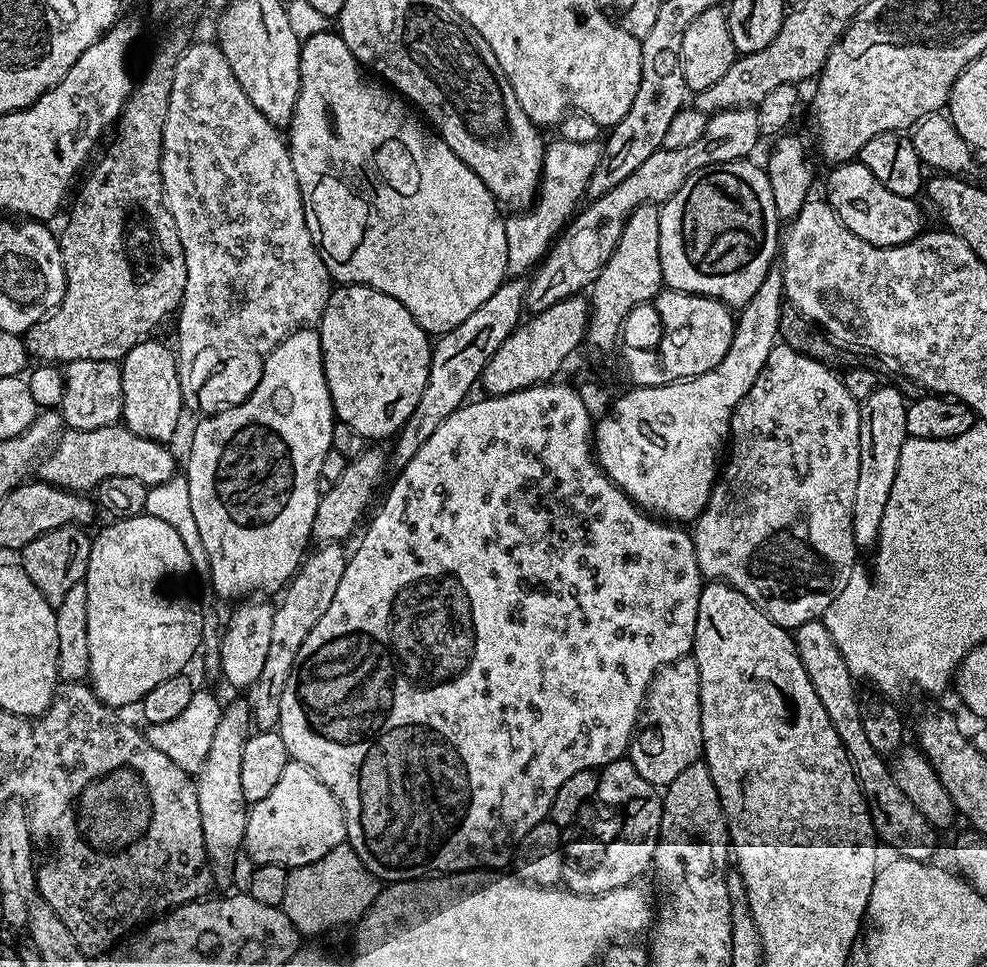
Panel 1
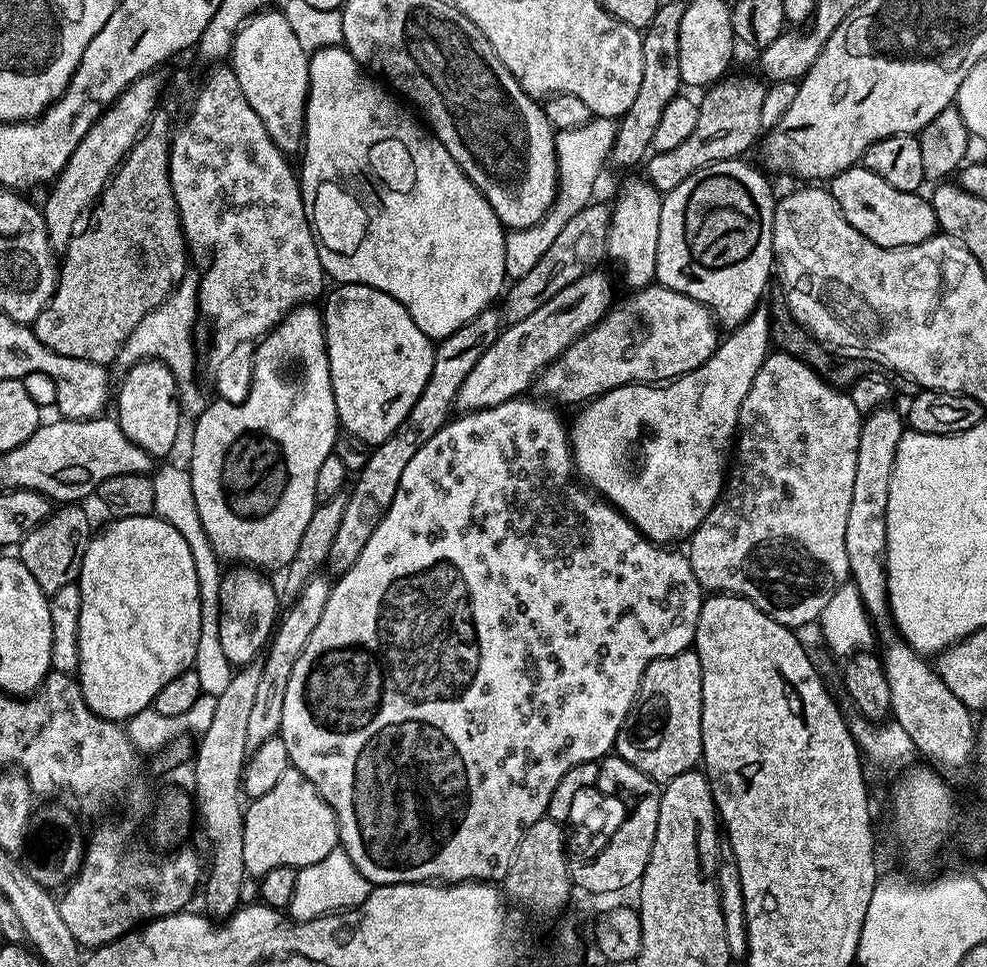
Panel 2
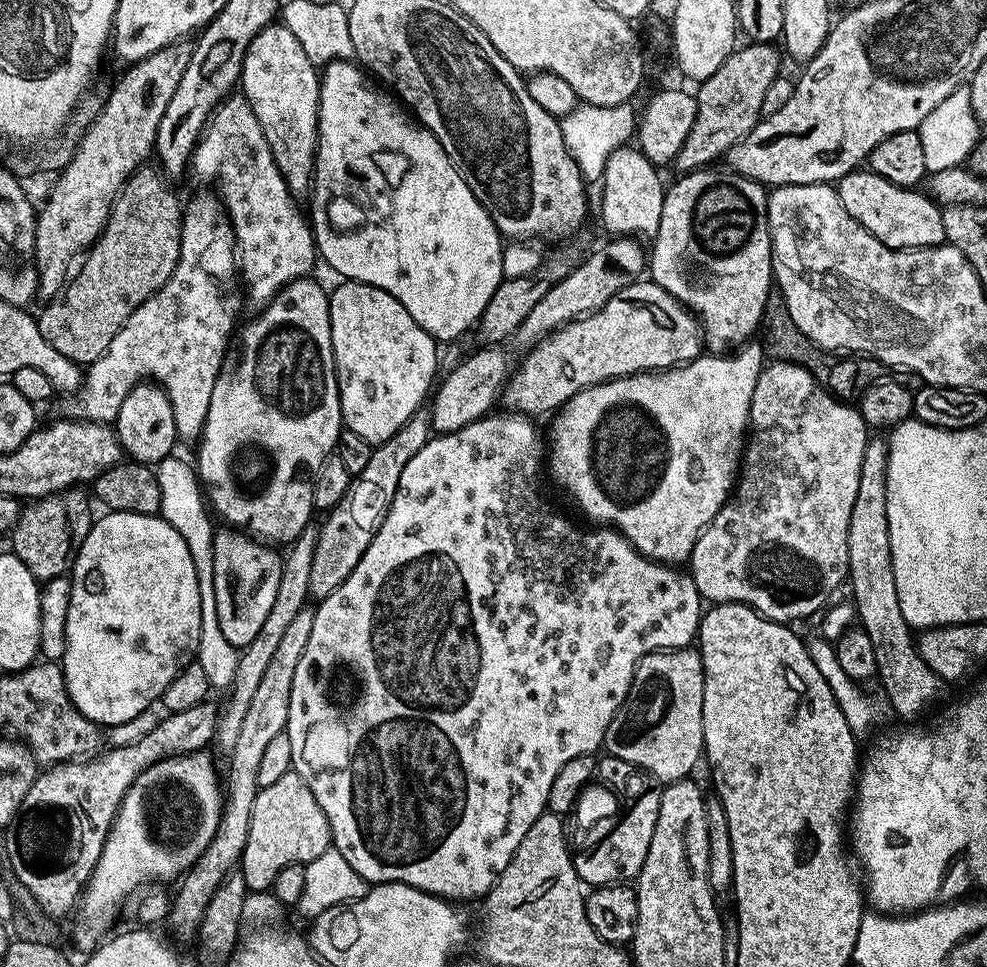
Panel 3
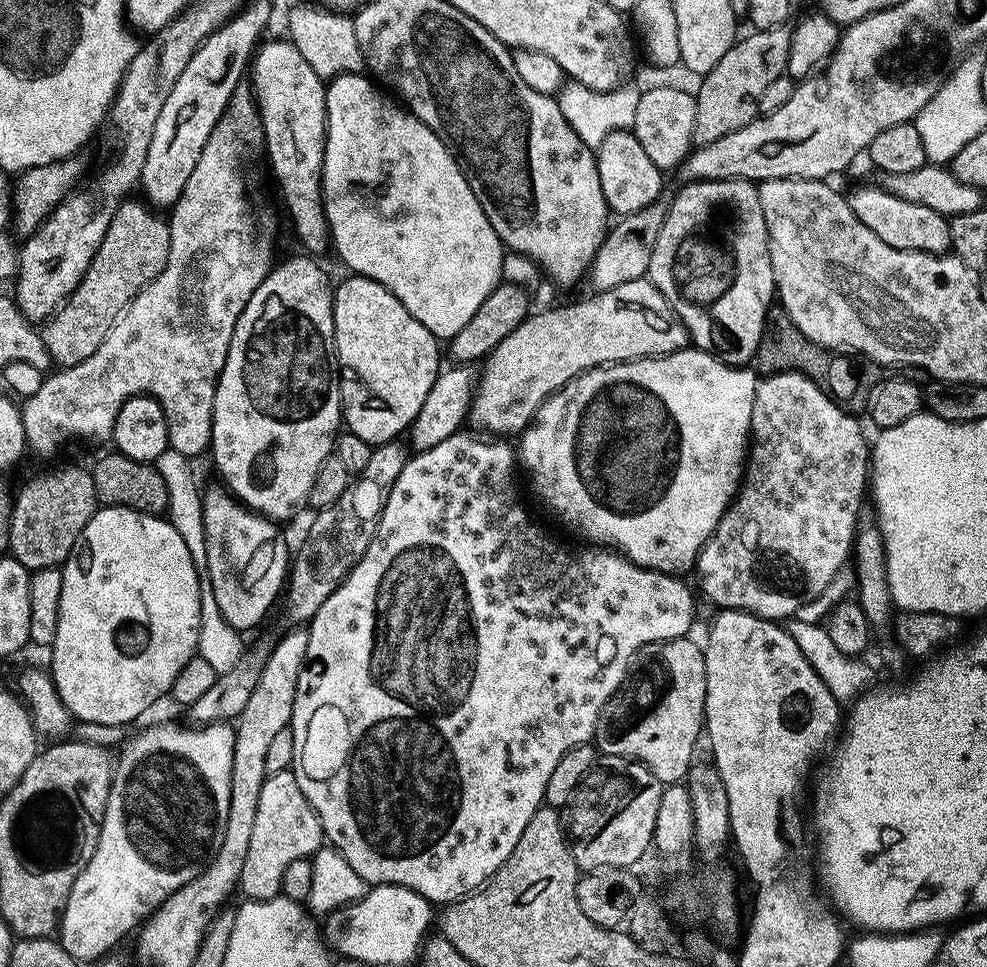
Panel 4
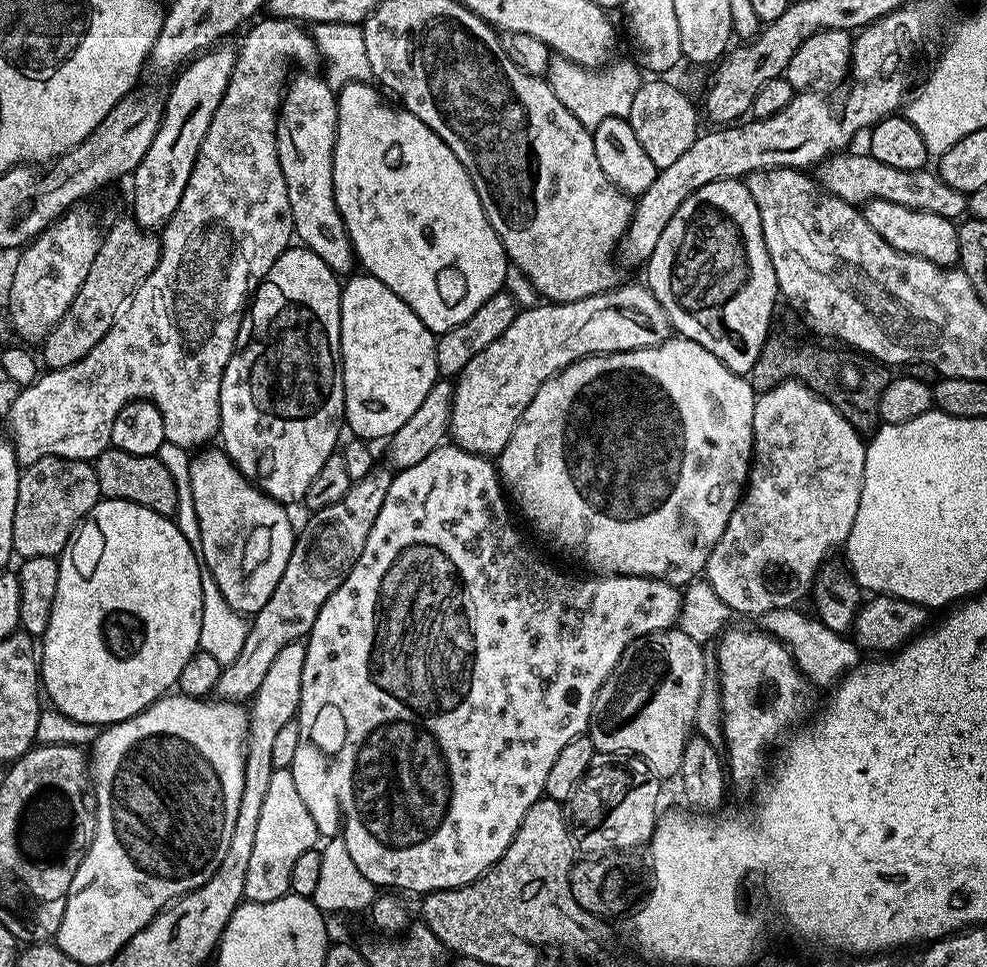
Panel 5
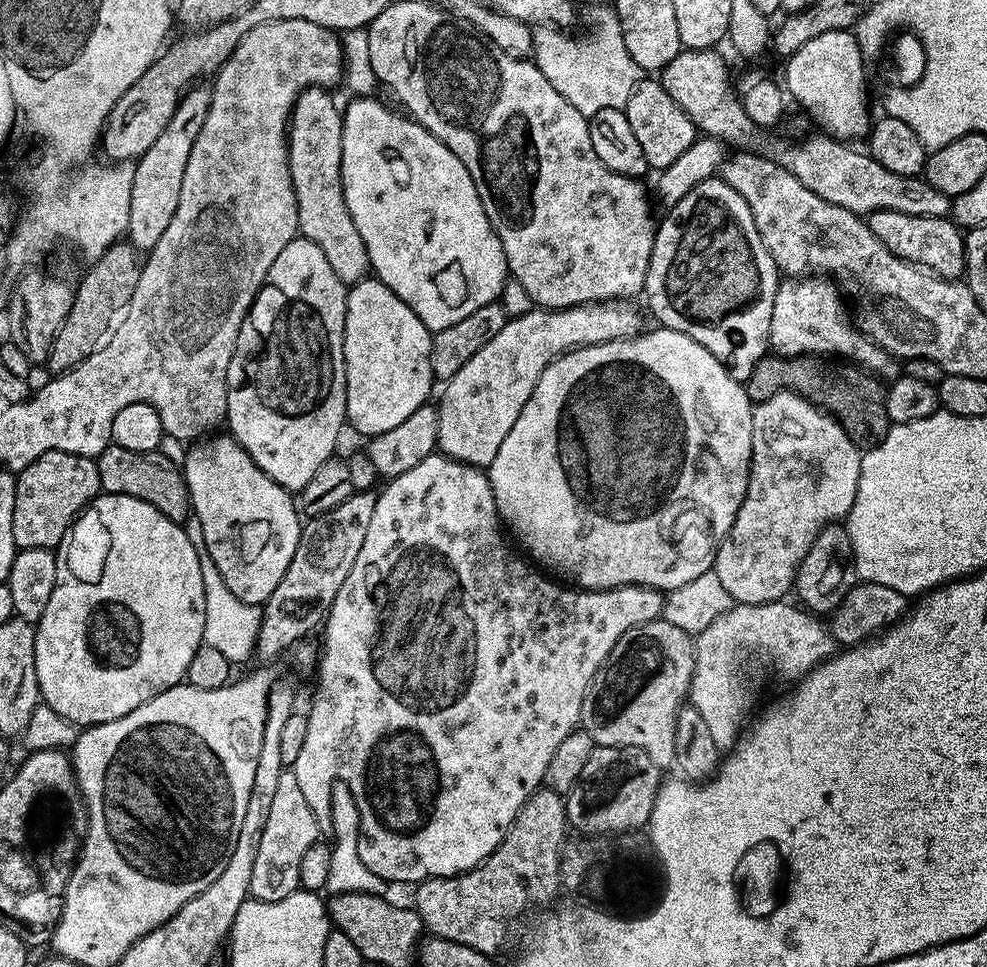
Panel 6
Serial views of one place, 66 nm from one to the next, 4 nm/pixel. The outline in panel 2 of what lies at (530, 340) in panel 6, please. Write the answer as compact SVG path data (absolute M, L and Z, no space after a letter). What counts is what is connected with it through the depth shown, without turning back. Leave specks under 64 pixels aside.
M659 282L633 291L631 295L621 308L613 307L555 362L545 366L538 377L541 397L549 396L544 398L557 400L552 401L557 405L580 406L618 386L657 385L674 380L702 366L715 354L722 336L712 313L703 304Z

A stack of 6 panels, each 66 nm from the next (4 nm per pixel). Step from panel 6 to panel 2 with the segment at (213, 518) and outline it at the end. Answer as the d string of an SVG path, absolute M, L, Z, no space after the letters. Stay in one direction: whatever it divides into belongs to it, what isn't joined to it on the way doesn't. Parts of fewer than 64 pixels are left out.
M232 566L232 568L223 573L220 577L220 625L218 626L218 639L222 642L222 650L226 653L226 658L233 666L243 666L246 664L253 663L267 649L269 641L271 640L274 629L278 623L278 611L276 612L276 592L278 596L278 588L271 584L267 580L265 573L259 568L254 568L251 566Z

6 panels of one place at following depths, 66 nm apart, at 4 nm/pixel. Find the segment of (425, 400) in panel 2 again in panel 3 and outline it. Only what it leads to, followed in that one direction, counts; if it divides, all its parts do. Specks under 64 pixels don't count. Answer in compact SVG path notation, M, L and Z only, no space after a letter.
M427 411L415 412L406 423L398 429L386 442L375 445L370 454L370 462L366 463L362 472L354 476L352 485L346 490L342 502L338 506L327 509L324 524L319 525L318 542L314 546L314 562L310 565L309 597L317 601L326 599L358 566L362 554L366 554L366 546L378 534L382 522L386 518L388 508L396 493L398 478L402 478L402 470L406 470L406 462L426 446L433 435L432 418Z

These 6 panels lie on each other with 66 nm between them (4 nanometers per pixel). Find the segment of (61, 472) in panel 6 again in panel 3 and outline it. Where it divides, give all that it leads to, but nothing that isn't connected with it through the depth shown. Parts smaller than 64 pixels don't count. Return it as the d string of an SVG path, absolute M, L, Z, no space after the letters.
M74 487L66 492L56 492L53 496L31 501L21 511L16 527L10 533L12 551L38 582L68 576L86 534L92 529L92 508L80 492L83 491L79 487Z

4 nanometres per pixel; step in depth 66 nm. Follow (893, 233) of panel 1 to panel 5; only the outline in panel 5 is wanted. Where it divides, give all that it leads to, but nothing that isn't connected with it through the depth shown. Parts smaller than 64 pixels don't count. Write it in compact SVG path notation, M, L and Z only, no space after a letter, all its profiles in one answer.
M869 200L862 211L866 222L870 222L870 230L874 230L878 238L890 242L894 250L926 258L926 262L934 262L943 268L953 267L959 261L960 229L953 221L942 218L942 214L926 214L926 210L910 210L910 206L897 206L895 202L881 200Z

